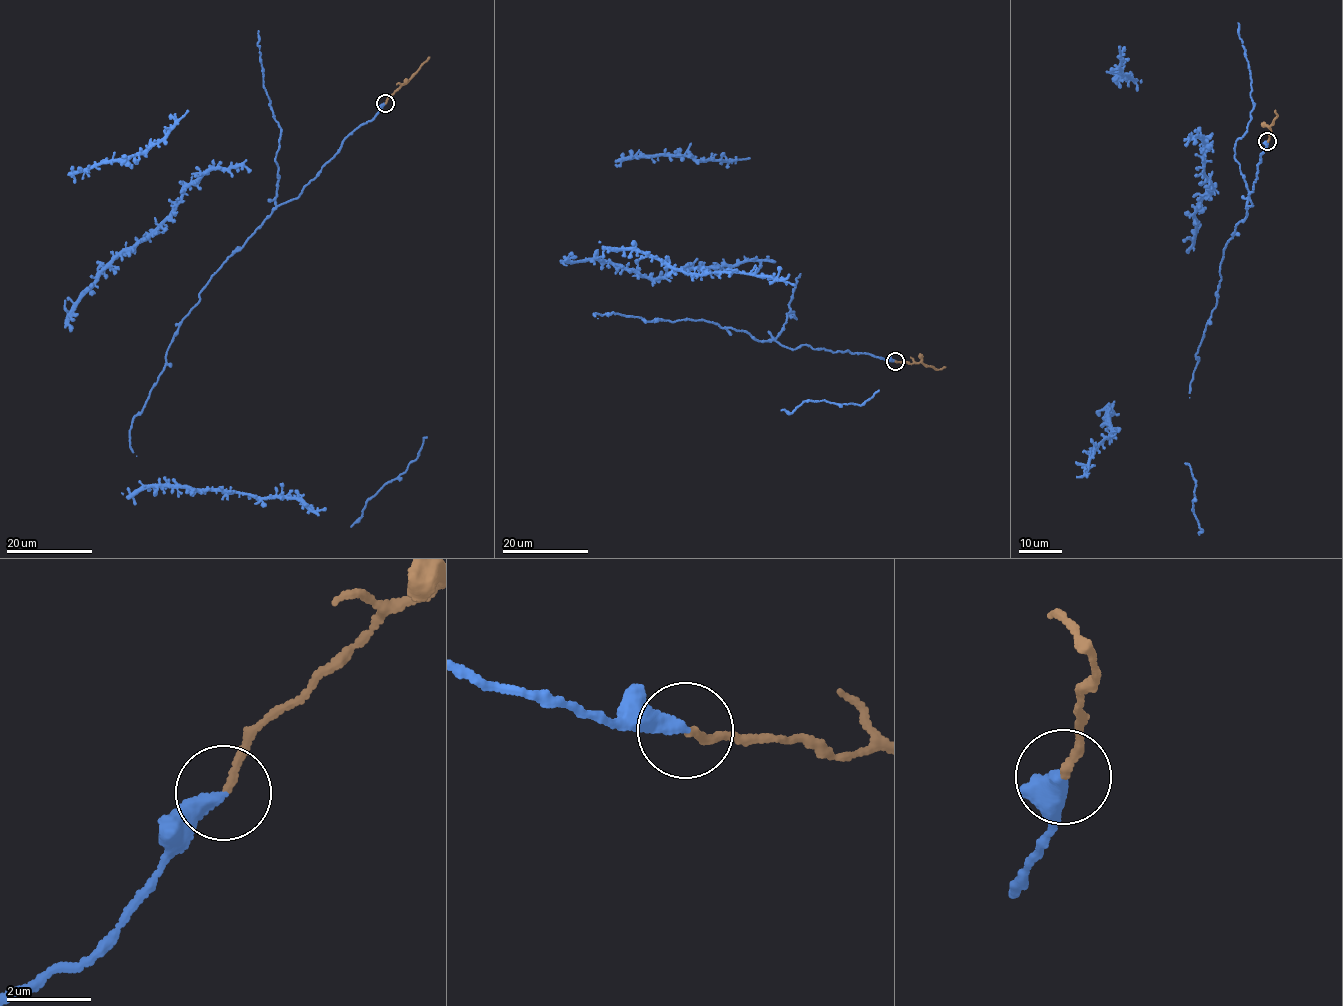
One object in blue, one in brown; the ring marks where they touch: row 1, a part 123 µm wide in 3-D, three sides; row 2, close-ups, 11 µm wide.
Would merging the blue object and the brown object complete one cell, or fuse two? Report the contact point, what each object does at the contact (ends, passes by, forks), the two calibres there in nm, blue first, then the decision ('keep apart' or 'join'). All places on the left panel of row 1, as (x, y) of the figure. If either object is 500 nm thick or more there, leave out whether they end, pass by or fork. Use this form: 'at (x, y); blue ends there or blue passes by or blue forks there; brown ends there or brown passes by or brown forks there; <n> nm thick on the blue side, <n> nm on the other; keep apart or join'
at (385, 103); blue ends there; brown ends there; 360 nm thick on the blue side, 160 nm on the other; keep apart

